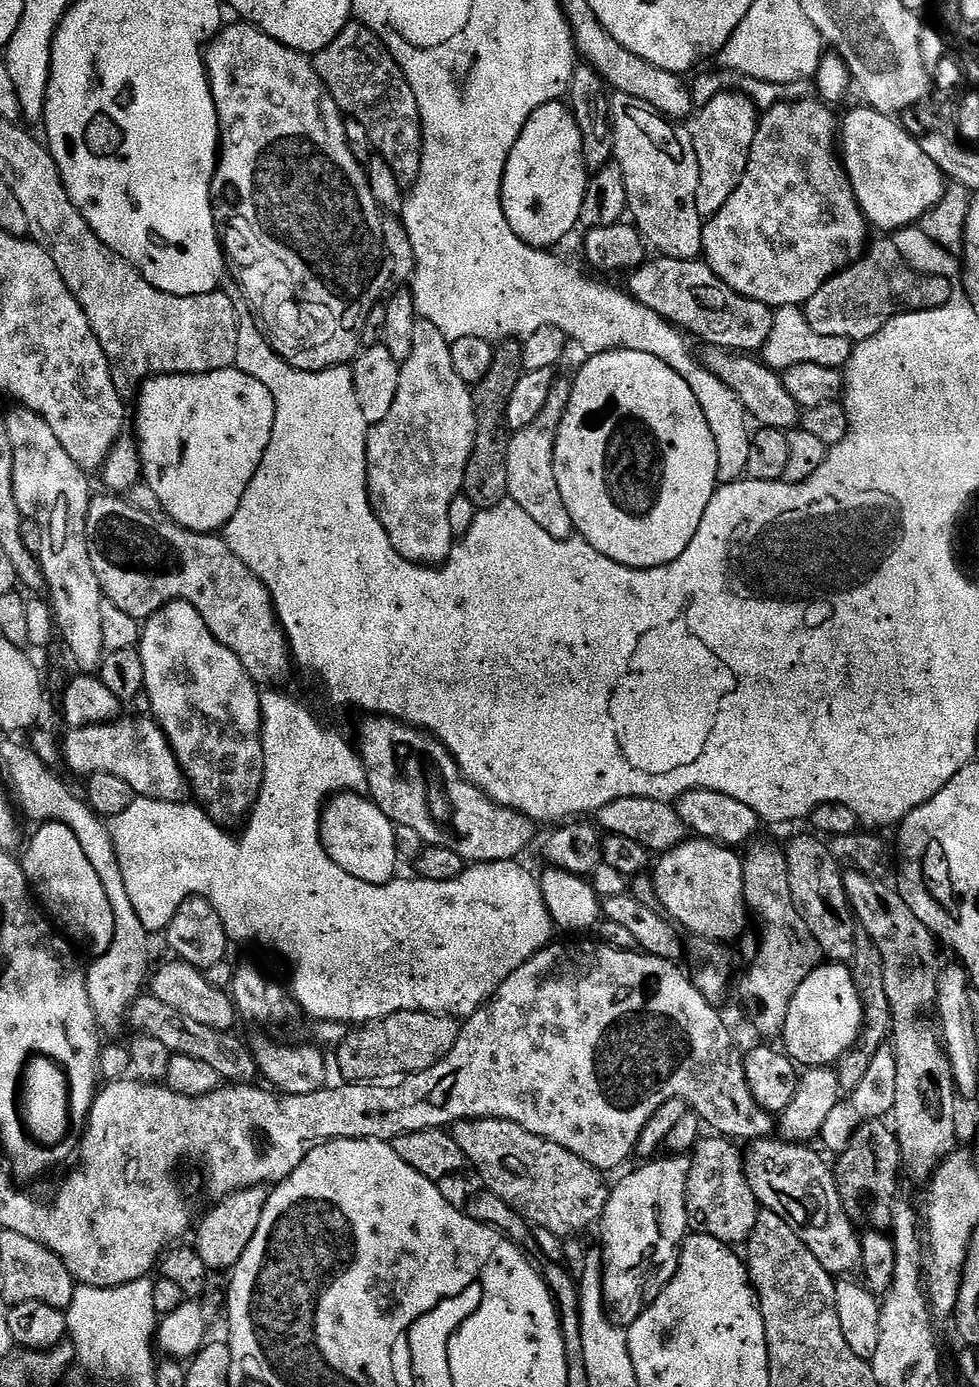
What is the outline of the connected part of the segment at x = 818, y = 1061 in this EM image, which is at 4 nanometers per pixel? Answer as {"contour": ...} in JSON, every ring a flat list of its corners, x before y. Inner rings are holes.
{"contour":[[824,962,798,986,790,1002,790,1010,784,1019,782,1048,797,1065,827,1068,835,1065,840,1056,855,1045,863,1024,863,1004,852,981,851,967,848,964],[808,1028,828,1028,828,1040,832,1045,824,1049,816,1044,808,1044]]}

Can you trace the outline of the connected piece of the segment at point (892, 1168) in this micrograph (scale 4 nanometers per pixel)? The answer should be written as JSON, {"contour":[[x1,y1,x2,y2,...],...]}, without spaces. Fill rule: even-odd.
{"contour":[[869,1118,862,1127,854,1134,850,1146,845,1152,839,1153,837,1164,834,1164,836,1174,836,1185,838,1194,842,1198,844,1208,853,1221,868,1219,873,1229,888,1230,892,1227,892,1218,894,1215,894,1205,896,1200,896,1175,901,1175,902,1165,900,1162,900,1147,895,1131,887,1123,876,1118]]}

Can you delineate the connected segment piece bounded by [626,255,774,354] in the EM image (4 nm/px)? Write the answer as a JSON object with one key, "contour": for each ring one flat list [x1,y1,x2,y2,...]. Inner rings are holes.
{"contour":[[657,255,655,259,645,259,639,268,634,268,627,273,626,291,628,295,642,302,642,306,650,306,654,314,658,314,664,320,669,320,671,324,676,325,685,333,693,332,698,339,704,340,700,342,705,345,723,348,733,354,756,354,763,349,766,338,770,336,770,326,774,324,773,309,754,298,746,298,735,292,730,286,726,286,726,282,719,280,714,270,710,270,710,266,705,264,703,259,679,260,661,255]]}

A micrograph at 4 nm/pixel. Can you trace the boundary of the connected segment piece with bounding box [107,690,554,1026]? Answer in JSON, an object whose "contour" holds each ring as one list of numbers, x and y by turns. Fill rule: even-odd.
{"contour":[[268,690,260,697,260,718,264,721,260,737,264,751,264,781,256,799,256,805,243,821,244,833,240,837,231,836,227,827,221,826,208,817,207,812,195,802,175,804,161,800,133,799,122,814,111,817,107,821,108,833,114,842,114,854,118,856,118,866,122,868,122,882,126,882,126,895,134,902,134,914,149,930,163,929,166,924,166,914,175,912,177,904,185,898,202,896,216,906,218,918,224,920,224,929,229,941,261,940,268,948,280,948,283,944,292,944,292,961,288,968,292,971,290,995,296,1001,301,1013,312,1016,313,1021,333,1020,339,1024,359,1026,369,1024,372,1020,381,1020,395,1012,432,1012,435,1016,455,1016,467,1018,473,1016,491,996,496,993,498,986,518,966,522,966,531,956,538,954,543,948,549,947,553,939,554,925,546,910,546,902,542,898,539,879,531,876,524,868,519,868,516,860,499,860,493,864,472,864,465,867,464,873,450,882,430,882,419,878,403,880,397,878,388,884,371,884,362,882,346,870,338,867,326,854,324,843,320,840,320,822,325,804,341,792,363,793,368,787,368,775,360,753,344,736,339,736,332,728,327,728,320,720,312,717,312,712,300,700,287,696,284,692]]}

